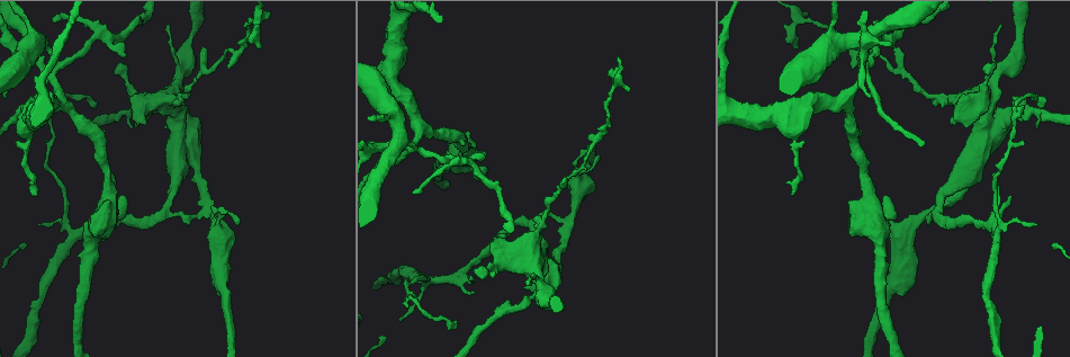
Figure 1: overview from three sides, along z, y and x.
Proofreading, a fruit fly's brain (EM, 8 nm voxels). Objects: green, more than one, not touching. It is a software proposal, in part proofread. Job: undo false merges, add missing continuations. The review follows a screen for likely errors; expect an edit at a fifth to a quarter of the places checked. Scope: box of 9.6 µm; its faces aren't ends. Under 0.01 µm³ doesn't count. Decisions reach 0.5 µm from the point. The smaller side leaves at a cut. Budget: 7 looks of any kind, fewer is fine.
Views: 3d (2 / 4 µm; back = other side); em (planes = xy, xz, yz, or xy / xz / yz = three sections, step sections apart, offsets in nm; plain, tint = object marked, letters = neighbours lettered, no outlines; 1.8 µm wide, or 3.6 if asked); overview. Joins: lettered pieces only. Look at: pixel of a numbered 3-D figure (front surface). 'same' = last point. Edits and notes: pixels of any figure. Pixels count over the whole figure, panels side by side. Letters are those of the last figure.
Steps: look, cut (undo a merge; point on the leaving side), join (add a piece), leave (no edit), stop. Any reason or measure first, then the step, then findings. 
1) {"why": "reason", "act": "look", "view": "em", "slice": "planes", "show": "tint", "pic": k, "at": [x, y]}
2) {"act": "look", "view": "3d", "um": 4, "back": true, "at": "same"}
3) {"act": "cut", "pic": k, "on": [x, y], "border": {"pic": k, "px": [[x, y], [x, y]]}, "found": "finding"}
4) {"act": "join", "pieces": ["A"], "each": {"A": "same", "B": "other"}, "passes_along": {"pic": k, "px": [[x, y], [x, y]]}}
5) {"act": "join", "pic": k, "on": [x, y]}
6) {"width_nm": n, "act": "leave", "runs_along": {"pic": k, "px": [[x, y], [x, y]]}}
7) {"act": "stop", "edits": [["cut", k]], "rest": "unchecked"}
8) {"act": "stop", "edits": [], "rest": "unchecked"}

{"why": "tapers out", "act": "look", "view": "em", "slice": "yz", "step": 4, "show": "tint", "pic": 1, "at": [899, 47]}

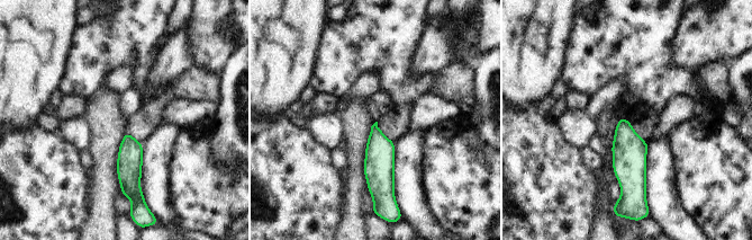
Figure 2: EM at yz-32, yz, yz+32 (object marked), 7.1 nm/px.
{"act": "look", "view": "em", "slice": "planes", "show": "tint", "at": "same"}

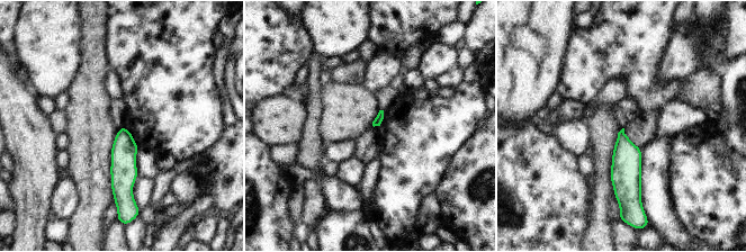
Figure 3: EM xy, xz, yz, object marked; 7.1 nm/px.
{"act": "look", "view": "em", "slice": "planes", "show": "letters", "at": "same"}

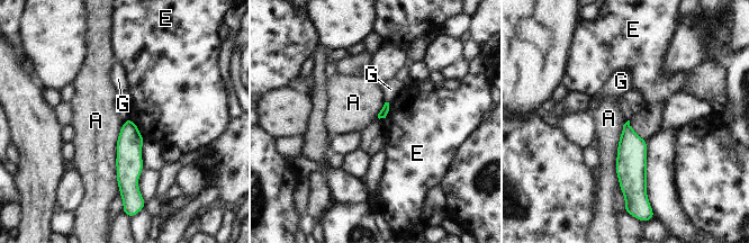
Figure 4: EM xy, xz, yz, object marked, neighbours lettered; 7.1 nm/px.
{"act": "leave", "each": {"A": "other", "E": "other", "G": "other"}, "border": {"pic": 4, "px": [[125, 119], [116, 146], [118, 192]]}, "found": "none of them fits"}

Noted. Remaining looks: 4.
{"why": "an open end", "act": "look", "view": "3d", "um": 4, "back": true, "pic": 1, "at": [995, 65]}

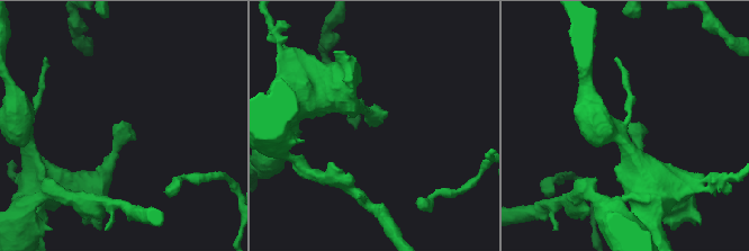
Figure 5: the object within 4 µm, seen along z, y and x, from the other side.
{"act": "look", "view": "em", "slice": "planes", "show": "letters", "pic": 5, "at": [126, 124]}

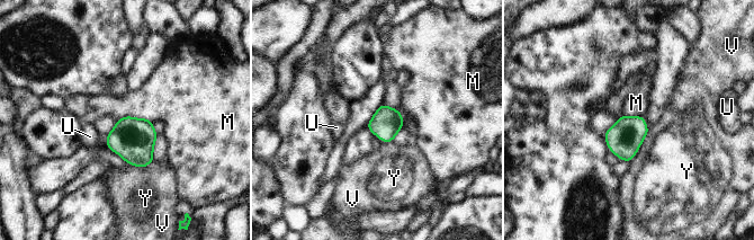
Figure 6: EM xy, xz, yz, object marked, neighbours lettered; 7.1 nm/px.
{"act": "leave", "each": {"M": "other", "U": "other", "V": "other", "Y": "other"}, "border": {"pic": 6, "px": [[118, 117], [135, 116], [151, 120]]}, "found": "none of them fits"}

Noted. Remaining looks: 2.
{"why": "thin neck", "act": "look", "view": "3d", "um": 2, "pic": 1, "at": [412, 148]}

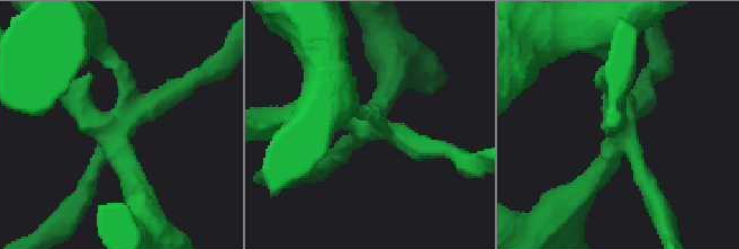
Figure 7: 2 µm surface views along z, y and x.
{"act": "look", "view": "em", "slice": "planes", "show": "letters", "pic": 7, "at": [115, 131]}

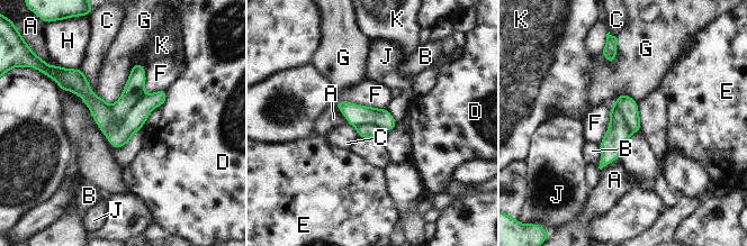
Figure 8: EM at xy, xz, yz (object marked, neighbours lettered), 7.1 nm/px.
{"act": "cut", "pic": 8, "on": [133, 92], "each": {"A": "other", "B": "other", "C": "other", "D": "other", "E": "other", "F": "other", "G": "other", "H": "other", "J": "other", "K": "other"}, "border": {"pic": 8, "px": [[144, 94], [118, 121], [114, 119]]}, "found": "two neurons meet here"}

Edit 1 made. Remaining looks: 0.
{"act": "stop", "edits": [["cut", 8]], "rest": "unchecked"}

